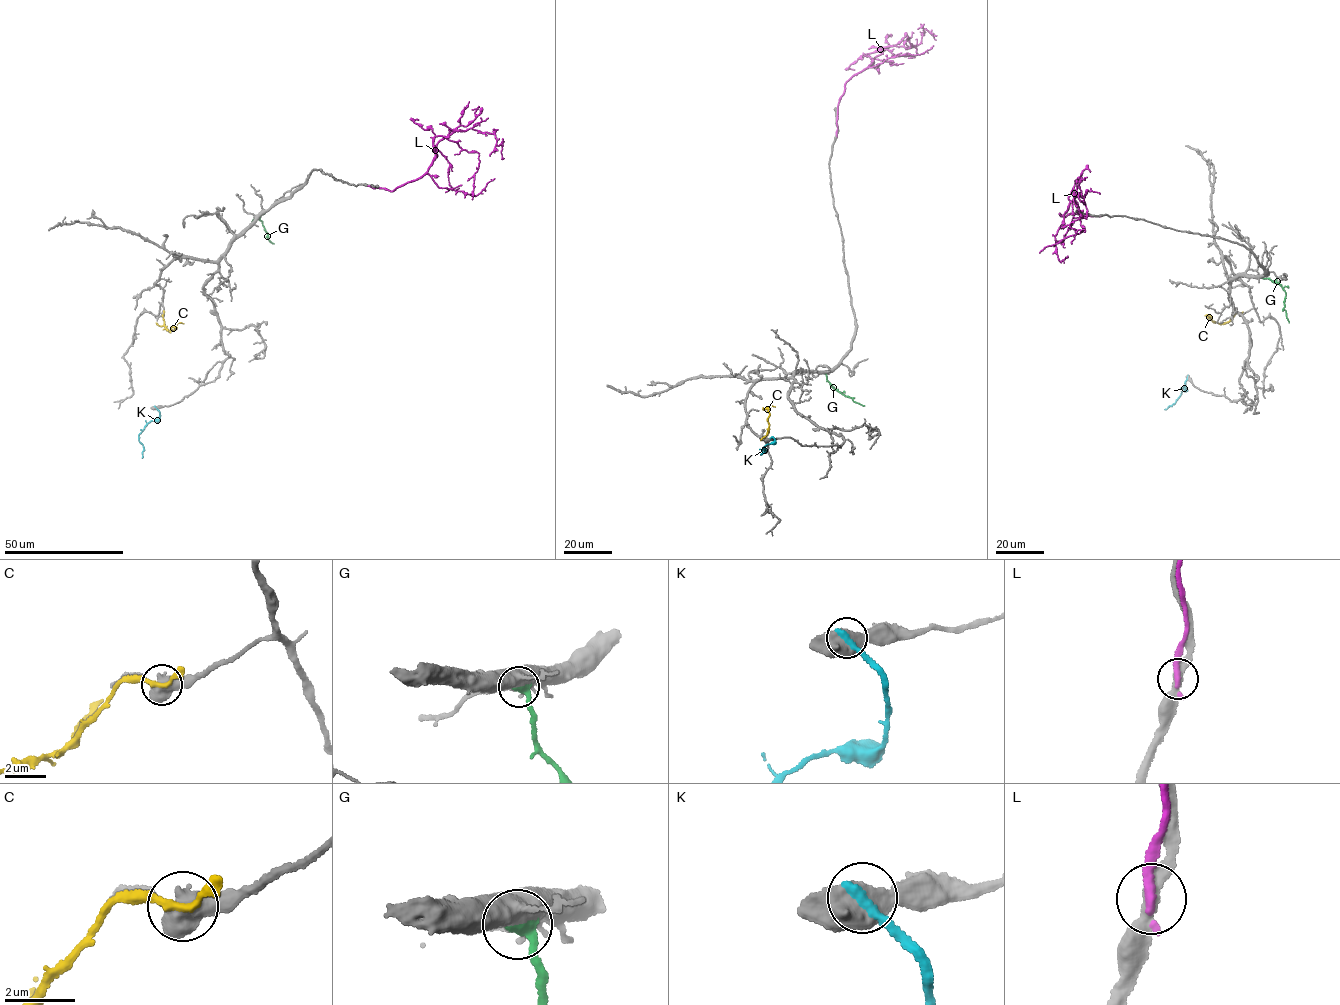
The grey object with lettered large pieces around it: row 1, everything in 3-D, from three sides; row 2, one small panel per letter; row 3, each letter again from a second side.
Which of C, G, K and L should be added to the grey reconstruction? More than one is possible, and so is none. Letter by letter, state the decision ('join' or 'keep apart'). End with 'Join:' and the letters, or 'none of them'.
C: keep apart
G: join
K: keep apart
L: keep apart
Join: G

